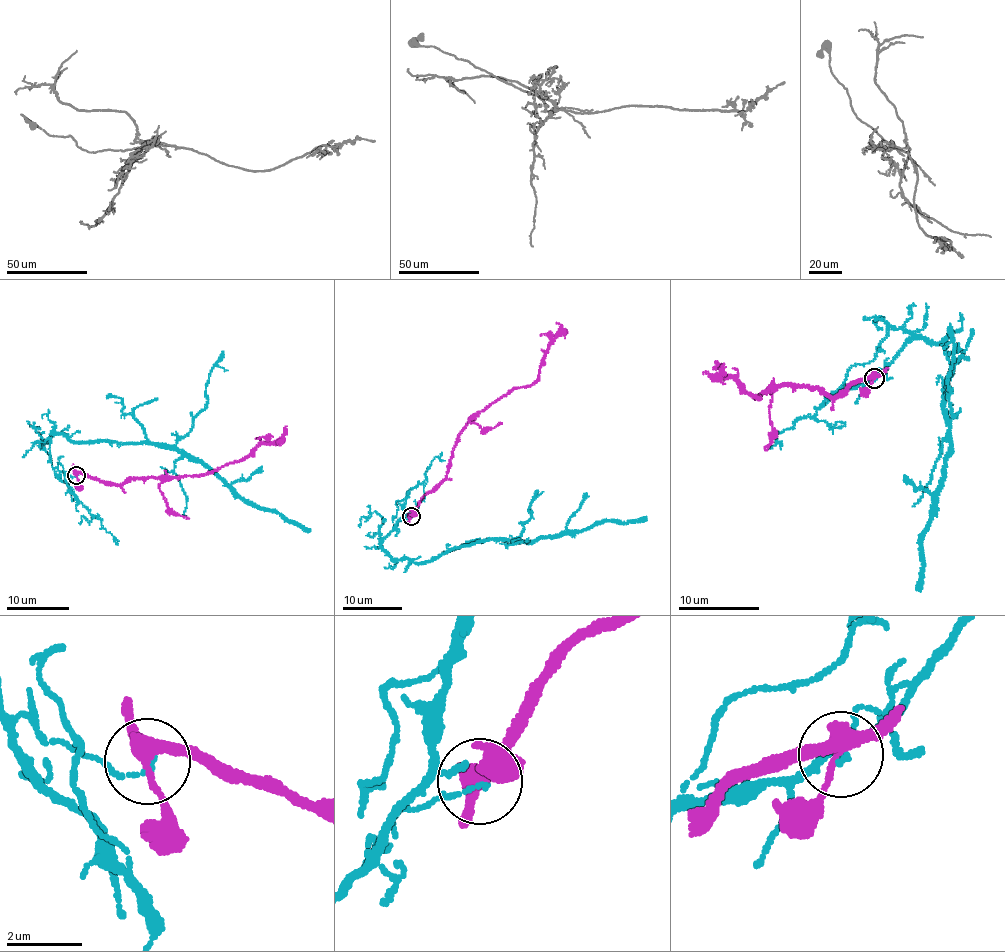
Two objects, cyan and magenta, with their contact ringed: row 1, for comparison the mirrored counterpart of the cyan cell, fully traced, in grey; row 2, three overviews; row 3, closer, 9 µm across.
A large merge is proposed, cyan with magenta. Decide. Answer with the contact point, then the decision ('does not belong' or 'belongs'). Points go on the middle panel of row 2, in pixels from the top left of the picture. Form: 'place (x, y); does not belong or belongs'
place (411, 516); does not belong

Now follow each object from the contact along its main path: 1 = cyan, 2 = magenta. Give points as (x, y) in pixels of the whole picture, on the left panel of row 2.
1: (76, 475), (54, 467), (41, 444), (53, 435), (75, 442), (168, 444), (208, 465), (242, 498), (310, 531)
2: (76, 475), (119, 485), (131, 479), (168, 480), (213, 470), (276, 440), (287, 426)

